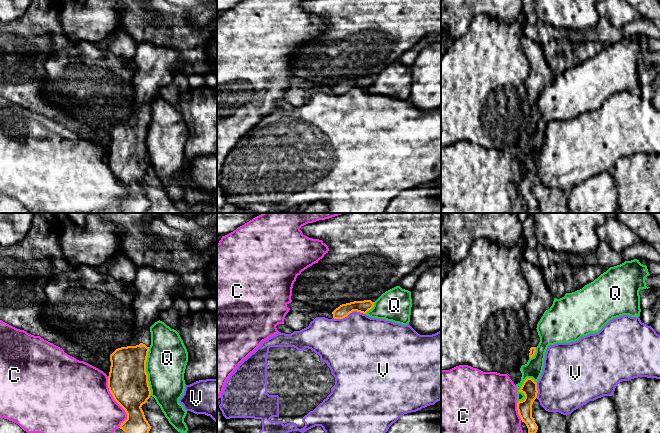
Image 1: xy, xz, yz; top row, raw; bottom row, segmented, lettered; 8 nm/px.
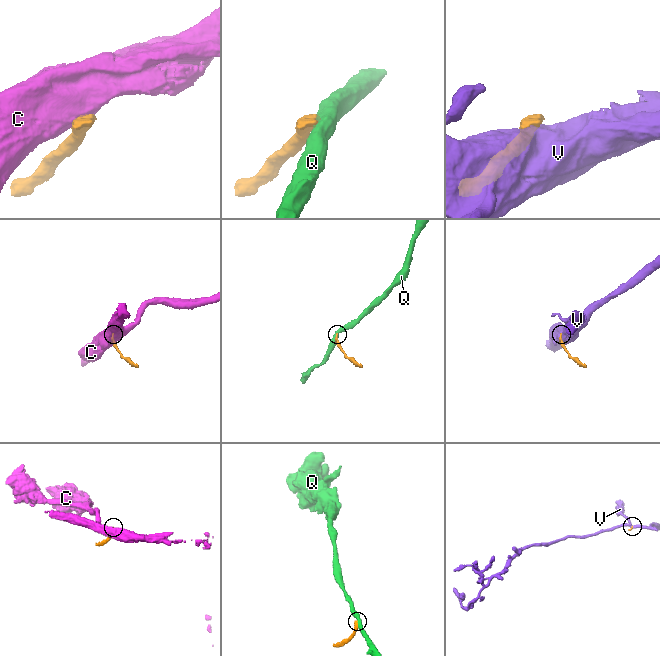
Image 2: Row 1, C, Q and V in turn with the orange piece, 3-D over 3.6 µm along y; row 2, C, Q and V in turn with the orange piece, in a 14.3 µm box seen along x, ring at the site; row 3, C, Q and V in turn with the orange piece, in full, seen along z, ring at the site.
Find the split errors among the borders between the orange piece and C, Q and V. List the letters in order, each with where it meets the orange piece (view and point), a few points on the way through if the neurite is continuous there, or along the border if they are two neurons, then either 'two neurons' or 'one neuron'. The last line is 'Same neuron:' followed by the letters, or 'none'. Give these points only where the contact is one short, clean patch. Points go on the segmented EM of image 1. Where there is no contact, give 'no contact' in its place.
C: meets orange in xy at (116, 401); two neurons
Q: meets orange in xy at (145, 371); two neurons
V: meets orange in xz at (349, 313); two neurons
Same neuron: none

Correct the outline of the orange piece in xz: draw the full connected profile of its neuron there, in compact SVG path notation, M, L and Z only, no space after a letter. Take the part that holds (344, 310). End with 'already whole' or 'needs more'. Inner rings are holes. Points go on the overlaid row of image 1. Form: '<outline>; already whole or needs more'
M371 300L354 301L340 305L332 312L332 314L334 319L343 319L353 311L366 314L369 310L373 308L373 306L374 302L372 302Z; already whole

